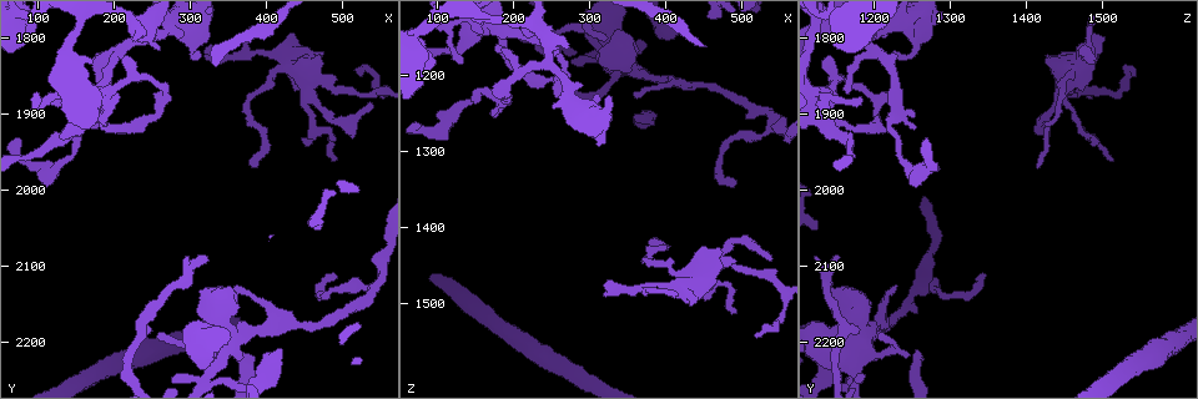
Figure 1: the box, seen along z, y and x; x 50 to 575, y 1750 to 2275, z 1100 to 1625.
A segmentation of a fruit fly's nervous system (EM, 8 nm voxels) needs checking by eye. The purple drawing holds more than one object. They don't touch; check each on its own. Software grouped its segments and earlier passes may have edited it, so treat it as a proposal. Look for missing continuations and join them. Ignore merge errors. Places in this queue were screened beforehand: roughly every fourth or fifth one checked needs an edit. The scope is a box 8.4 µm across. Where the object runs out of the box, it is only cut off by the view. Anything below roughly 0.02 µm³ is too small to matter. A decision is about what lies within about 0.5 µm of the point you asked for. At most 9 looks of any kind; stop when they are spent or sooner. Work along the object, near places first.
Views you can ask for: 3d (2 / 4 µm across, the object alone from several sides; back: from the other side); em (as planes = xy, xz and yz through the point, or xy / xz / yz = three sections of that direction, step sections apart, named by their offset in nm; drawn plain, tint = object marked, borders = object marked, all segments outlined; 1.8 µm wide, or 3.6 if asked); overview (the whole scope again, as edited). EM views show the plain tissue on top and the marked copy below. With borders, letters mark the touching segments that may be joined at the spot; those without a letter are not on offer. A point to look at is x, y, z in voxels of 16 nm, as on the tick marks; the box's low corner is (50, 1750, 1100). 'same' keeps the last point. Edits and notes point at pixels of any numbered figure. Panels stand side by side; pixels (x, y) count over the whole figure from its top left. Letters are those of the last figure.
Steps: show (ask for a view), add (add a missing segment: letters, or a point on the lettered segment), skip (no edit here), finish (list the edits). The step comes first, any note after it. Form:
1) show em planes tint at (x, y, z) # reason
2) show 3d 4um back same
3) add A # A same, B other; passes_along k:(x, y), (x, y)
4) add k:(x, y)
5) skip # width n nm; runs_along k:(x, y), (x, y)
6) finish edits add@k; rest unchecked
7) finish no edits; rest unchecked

show em xz step 4 borders at (500, 1915, 1415) # abrupt turn

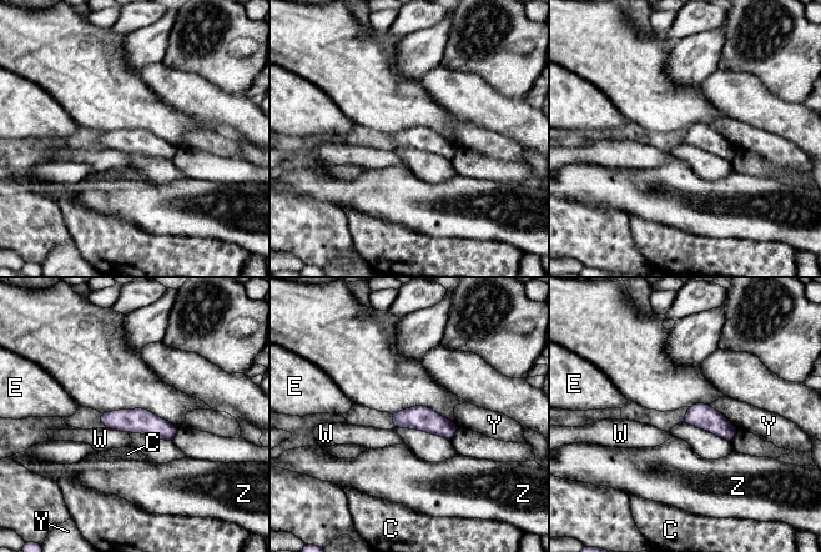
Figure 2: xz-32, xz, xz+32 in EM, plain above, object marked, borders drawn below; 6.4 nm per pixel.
skip # C other, E other, W other, Y other, Z other; border 2:(106, 427), (122, 430), (127, 433); no lettered segment goes on from it

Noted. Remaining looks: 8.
show em planes borders at (495, 2115, 1340) # branch stops here

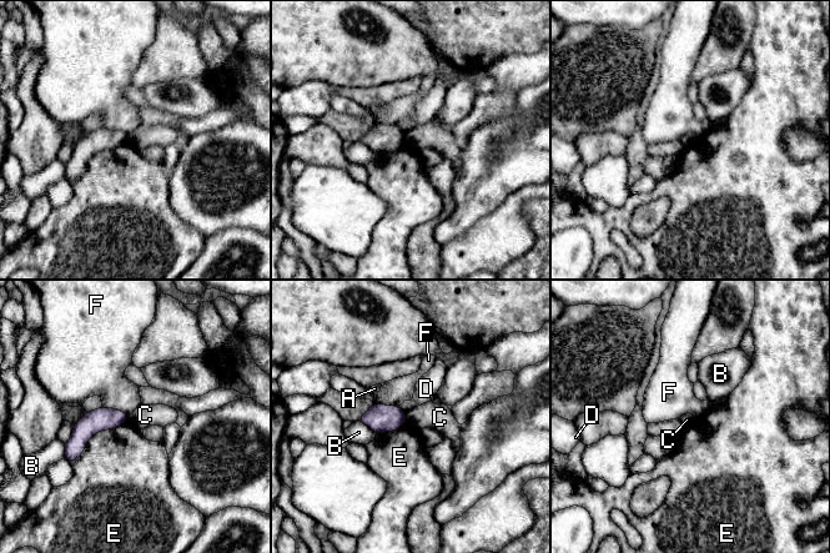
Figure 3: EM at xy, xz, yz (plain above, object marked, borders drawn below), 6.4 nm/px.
skip # A other, B other, C other, D other, E other, F other; runs_along 3:(124, 417), (97, 420), (68, 455); no lettered segment goes on from it

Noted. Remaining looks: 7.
show em planes borders at (325, 2090, 1150) # tapers out

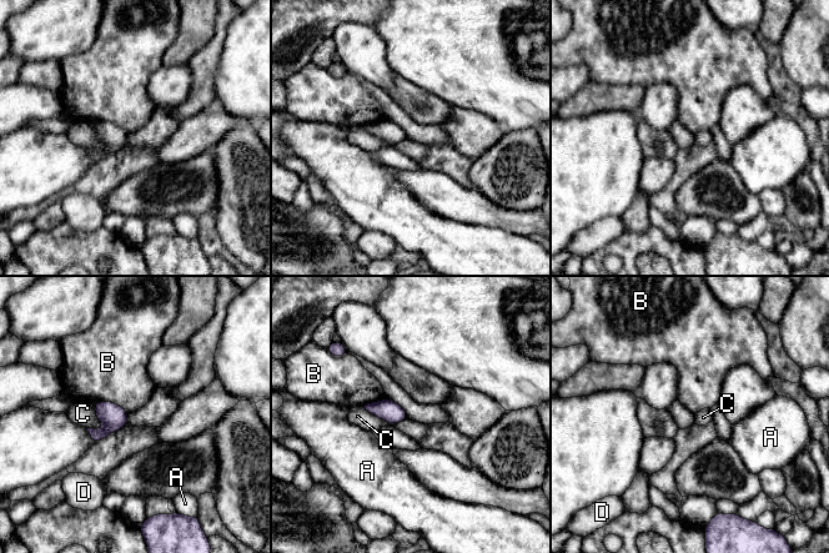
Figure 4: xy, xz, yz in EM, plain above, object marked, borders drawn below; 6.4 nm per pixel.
skip # A other, B other, C other, D other; no lettered segment goes on from it

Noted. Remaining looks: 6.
show 3d 2um at (130, 1880, 1185) # thin end

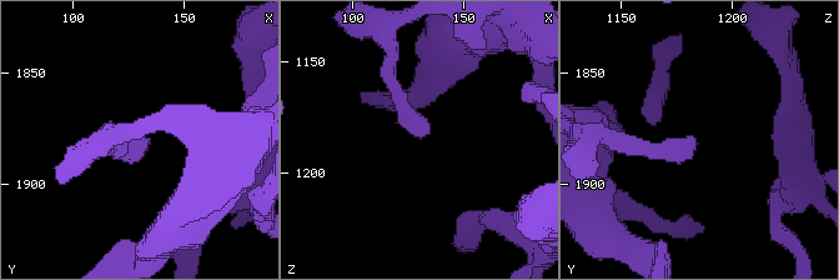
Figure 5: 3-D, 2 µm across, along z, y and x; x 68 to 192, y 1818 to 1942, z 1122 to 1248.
show em yz step 16 borders at (130, 1877, 1183) # need the tissue

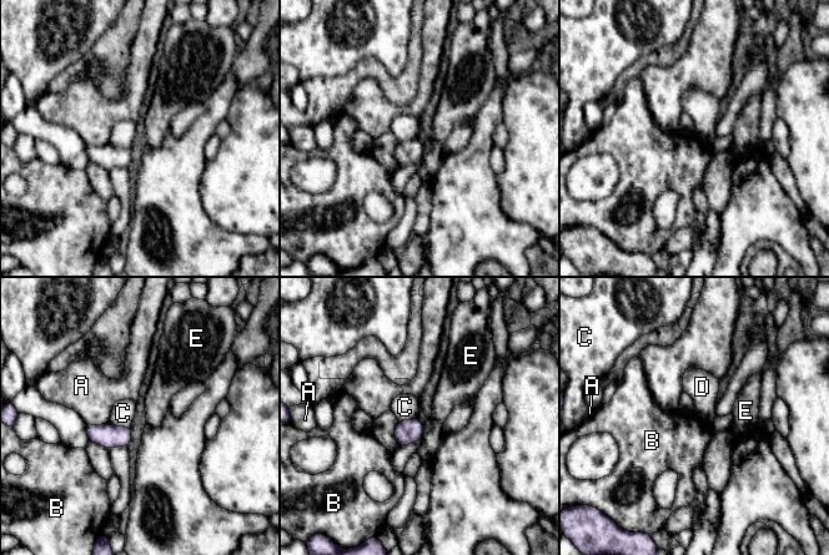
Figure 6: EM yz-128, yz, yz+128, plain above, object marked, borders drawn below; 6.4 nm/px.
show em planes borders same # cut it another way

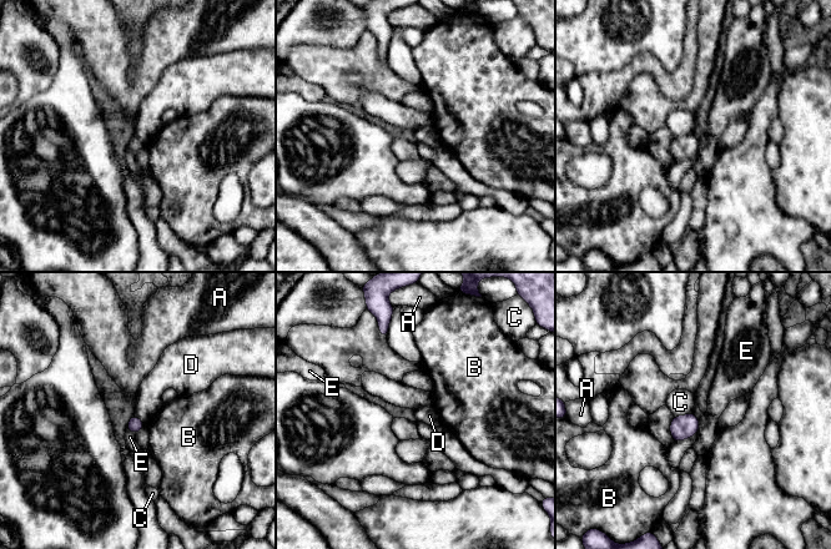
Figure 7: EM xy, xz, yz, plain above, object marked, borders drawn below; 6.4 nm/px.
skip # width 90 nm; A other, B other, C other, D other, E other; border 7:(135, 414), (145, 422); no lettered segment goes on from it

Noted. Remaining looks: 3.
finish no edits; rest unchecked

